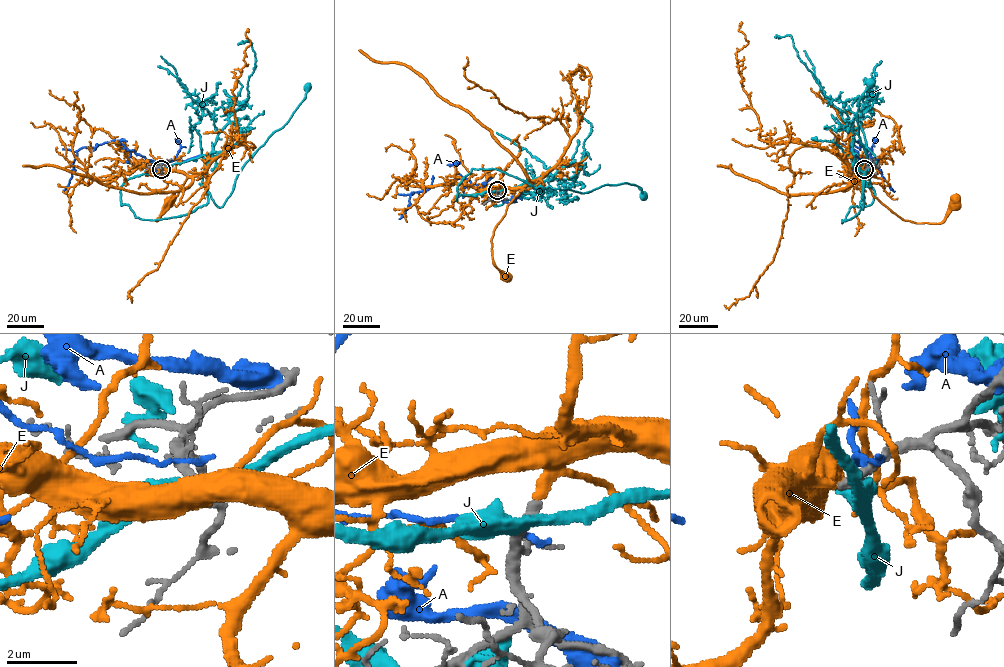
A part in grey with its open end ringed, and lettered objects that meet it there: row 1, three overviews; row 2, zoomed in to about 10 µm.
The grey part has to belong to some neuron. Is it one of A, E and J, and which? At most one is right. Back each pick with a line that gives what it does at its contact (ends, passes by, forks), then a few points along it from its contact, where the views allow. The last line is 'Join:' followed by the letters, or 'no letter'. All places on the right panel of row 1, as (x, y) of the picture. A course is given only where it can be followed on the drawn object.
E: It ends there. Its course: (864, 169), (861, 179), (874, 197), (905, 220), (939, 223), (953, 204)
Join: E

